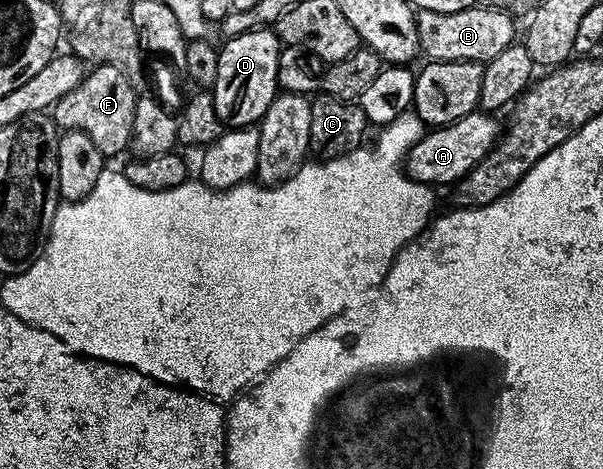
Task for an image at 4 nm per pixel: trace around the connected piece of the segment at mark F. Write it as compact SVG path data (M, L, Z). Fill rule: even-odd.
M97 65L85 73L74 92L66 92L66 96L56 101L50 113L56 119L57 127L86 132L86 136L94 140L94 144L105 156L112 156L129 149L137 97L119 67Z

